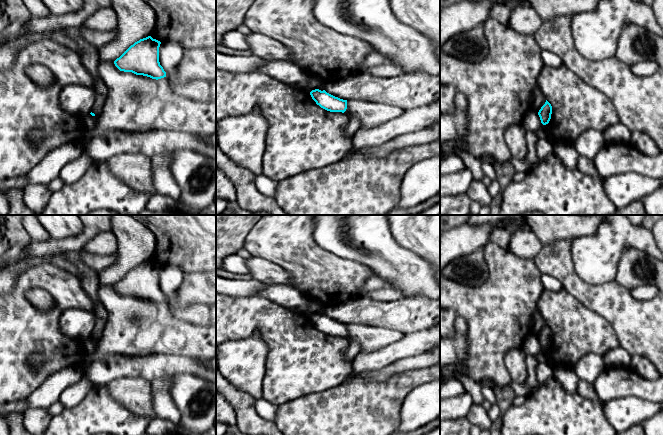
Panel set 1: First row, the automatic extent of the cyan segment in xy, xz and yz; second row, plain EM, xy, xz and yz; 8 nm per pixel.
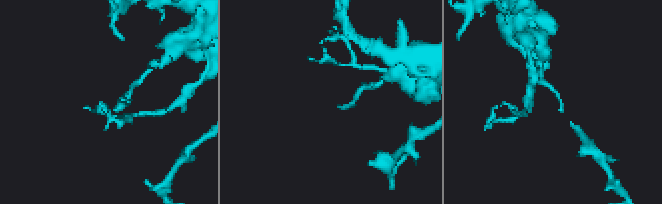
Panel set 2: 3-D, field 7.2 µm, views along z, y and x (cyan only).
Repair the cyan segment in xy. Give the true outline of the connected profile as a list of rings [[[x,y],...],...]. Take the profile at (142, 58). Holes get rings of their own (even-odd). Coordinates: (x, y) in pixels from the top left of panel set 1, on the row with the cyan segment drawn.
[[[151,36],[140,39],[117,58],[114,64],[120,71],[132,72],[156,80],[164,78],[166,72],[159,62],[160,44],[160,41]]]

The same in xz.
[[[315,89],[310,92],[310,95],[317,105],[327,111],[344,113],[347,109],[347,100],[335,97],[325,90]]]

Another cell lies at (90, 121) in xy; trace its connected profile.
[[[90,113],[84,117],[84,121],[88,130],[91,130],[97,124],[98,117],[92,116]]]

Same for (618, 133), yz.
[[[618,122],[608,127],[603,132],[603,136],[606,143],[622,144],[630,142],[631,133],[625,125]]]

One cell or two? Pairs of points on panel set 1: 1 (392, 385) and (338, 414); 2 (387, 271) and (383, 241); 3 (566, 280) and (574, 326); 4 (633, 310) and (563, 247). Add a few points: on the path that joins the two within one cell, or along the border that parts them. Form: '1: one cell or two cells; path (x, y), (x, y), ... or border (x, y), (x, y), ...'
1: one cell; path (379, 398), (364, 413), (351, 414)
2: one cell; path (387, 264), (383, 259), (383, 248)
3: one cell; path (574, 291), (574, 315)
4: one cell; path (610, 310), (602, 310), (563, 270)

